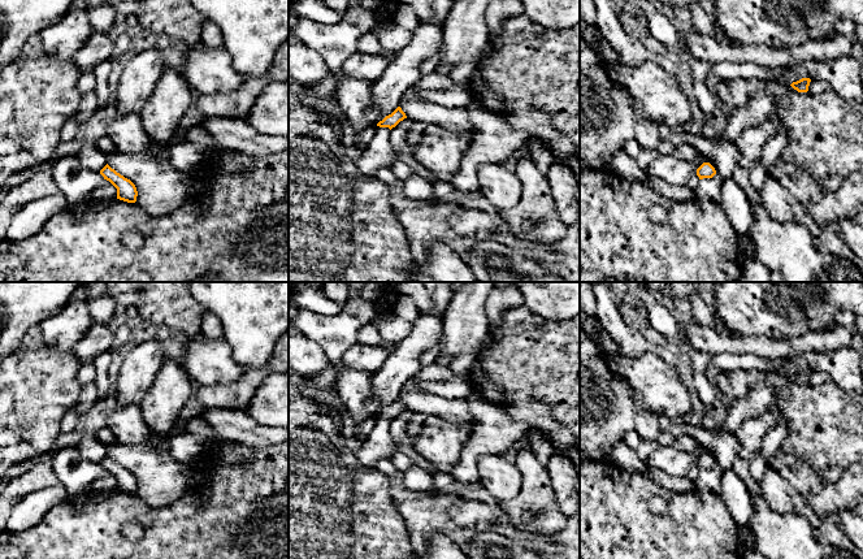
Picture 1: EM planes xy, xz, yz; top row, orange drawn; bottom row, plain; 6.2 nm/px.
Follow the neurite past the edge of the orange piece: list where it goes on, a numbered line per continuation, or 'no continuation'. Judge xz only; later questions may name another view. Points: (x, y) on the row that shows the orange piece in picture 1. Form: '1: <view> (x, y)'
1: xz (378, 154)

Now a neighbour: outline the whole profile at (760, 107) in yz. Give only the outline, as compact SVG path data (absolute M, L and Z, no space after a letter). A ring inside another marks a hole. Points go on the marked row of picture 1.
M758 91L743 107L730 112L723 136L714 143L734 142L745 130L760 126L775 113L776 103L768 91Z

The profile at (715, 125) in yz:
M720 107L711 117L707 118L702 130L702 136L712 142L719 140L727 129L729 117L730 112Z

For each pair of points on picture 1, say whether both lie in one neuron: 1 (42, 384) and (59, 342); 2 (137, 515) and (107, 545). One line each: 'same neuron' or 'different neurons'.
1: different neurons
2: same neuron

